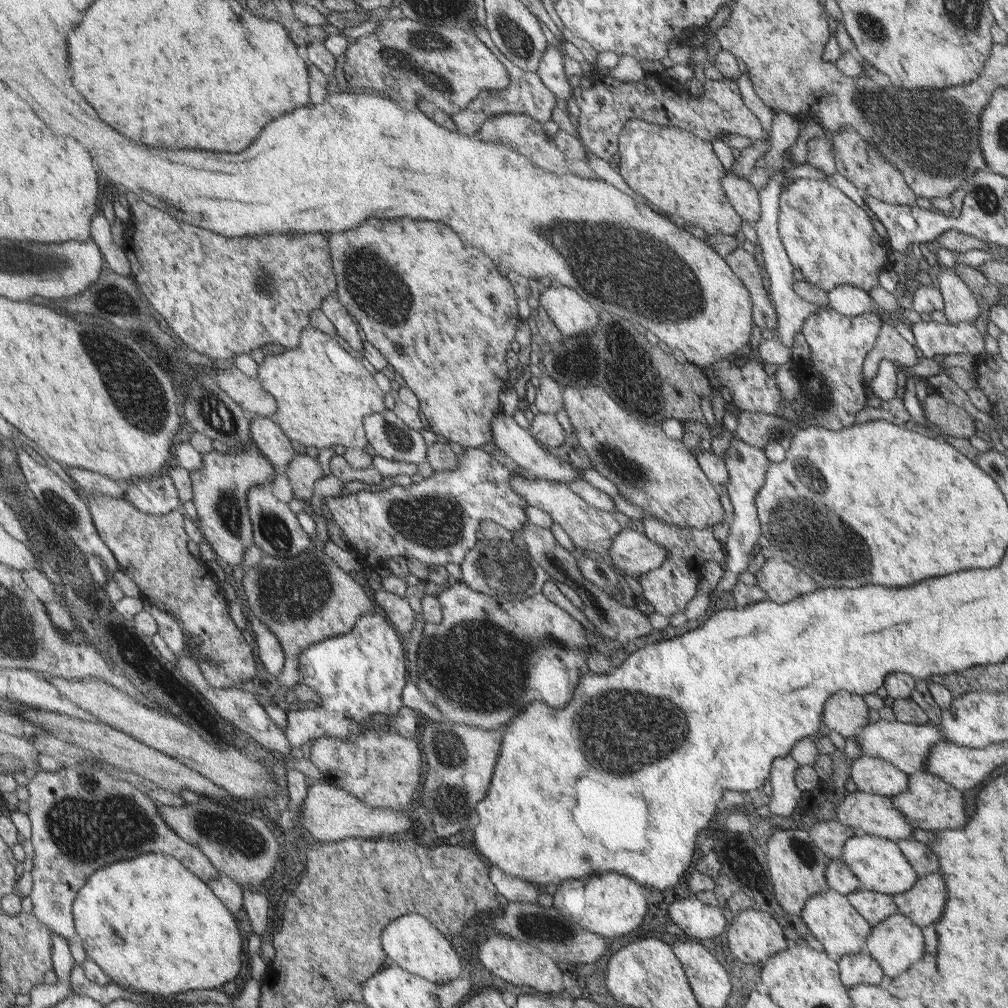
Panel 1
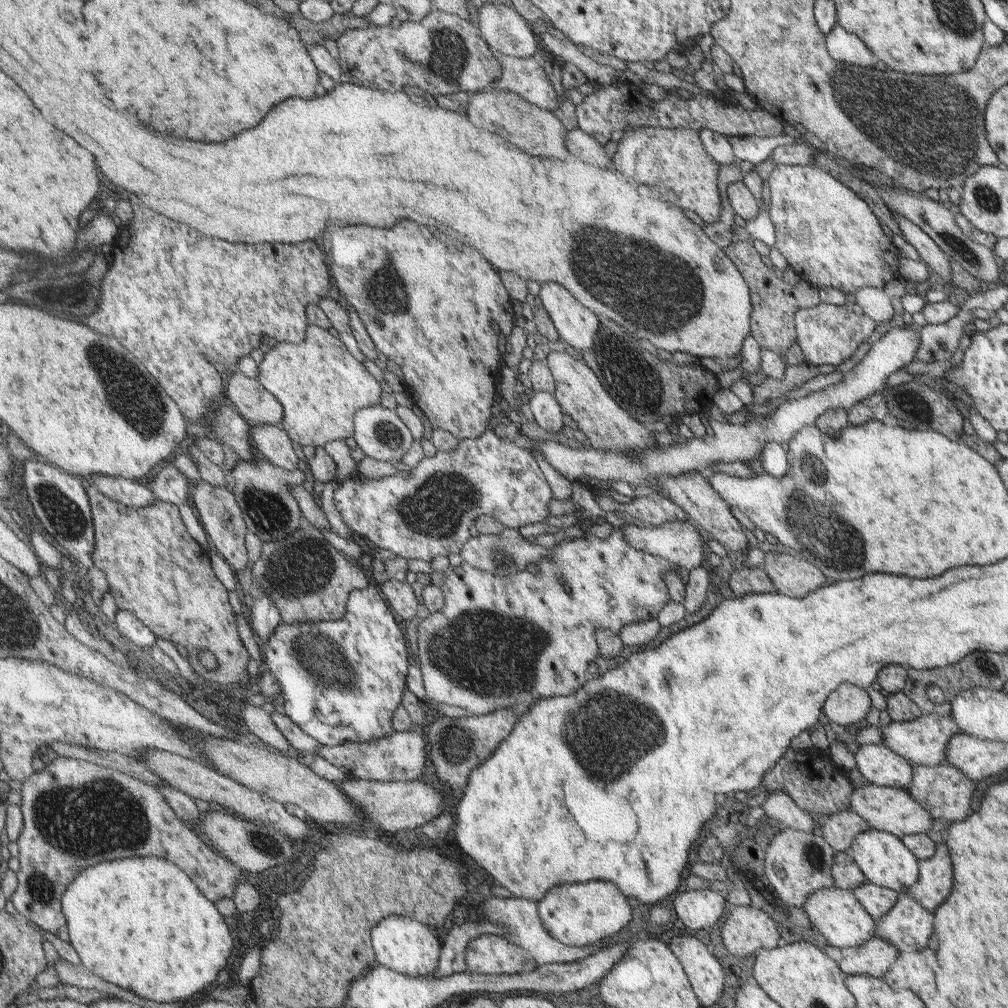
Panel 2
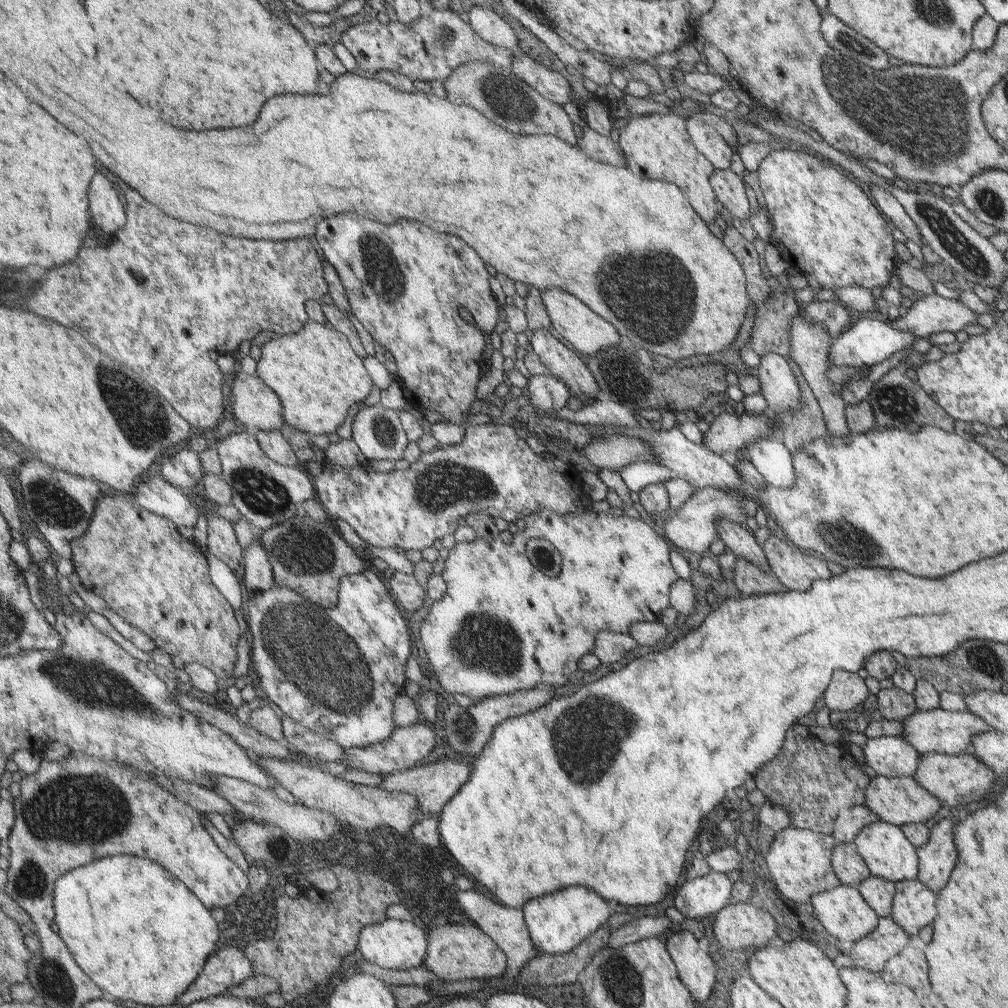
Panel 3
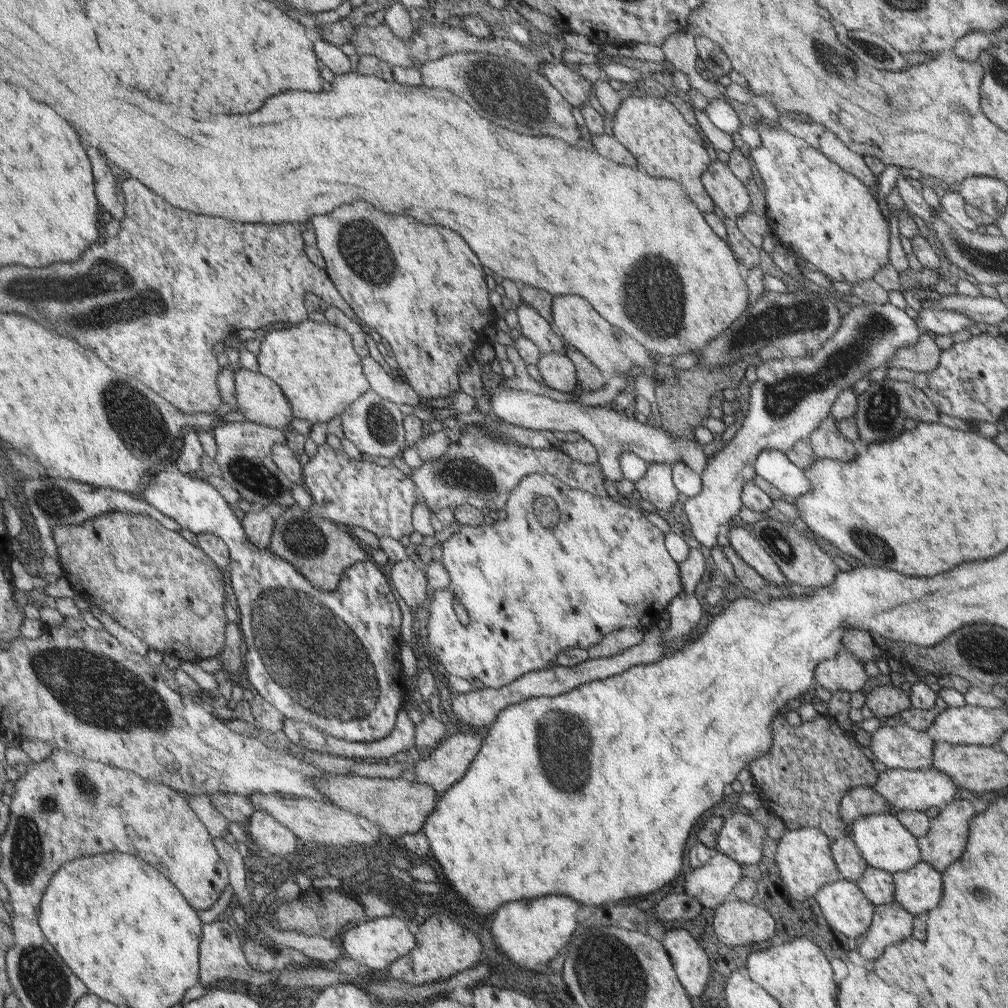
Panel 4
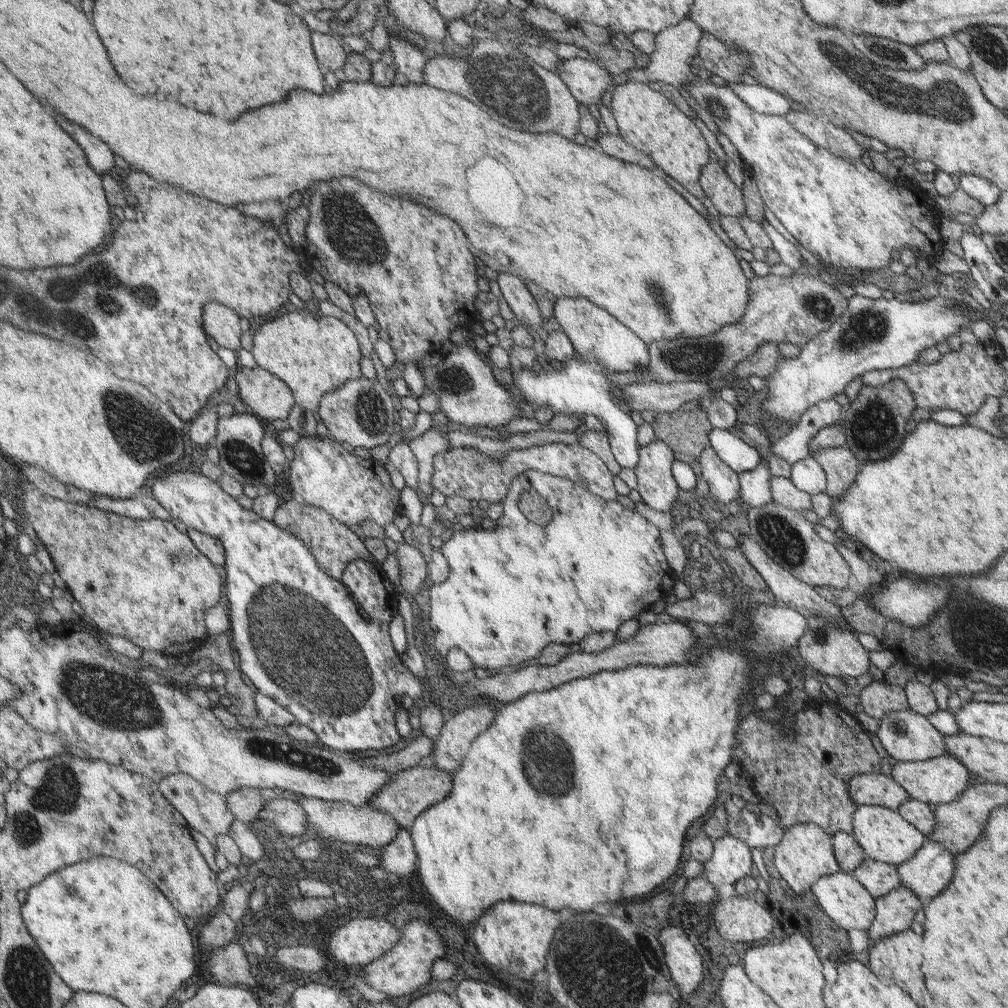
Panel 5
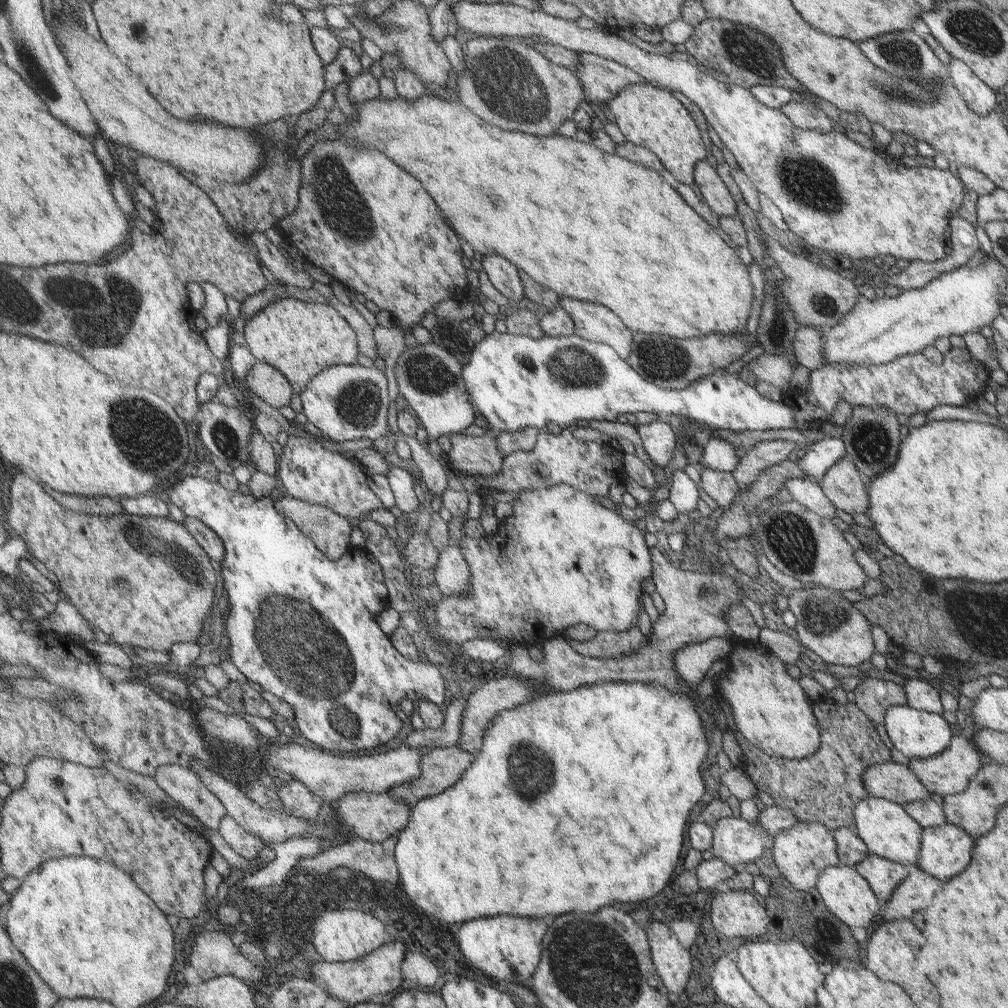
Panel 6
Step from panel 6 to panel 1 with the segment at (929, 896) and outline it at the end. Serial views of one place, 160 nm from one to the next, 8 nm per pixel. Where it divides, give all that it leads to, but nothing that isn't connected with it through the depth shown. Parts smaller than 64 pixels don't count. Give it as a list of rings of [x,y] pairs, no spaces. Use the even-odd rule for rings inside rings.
[[[865,950],[857,954],[843,955],[837,964],[841,980],[847,988],[855,987],[857,984],[877,986],[886,981],[883,970],[879,968],[879,962]]]

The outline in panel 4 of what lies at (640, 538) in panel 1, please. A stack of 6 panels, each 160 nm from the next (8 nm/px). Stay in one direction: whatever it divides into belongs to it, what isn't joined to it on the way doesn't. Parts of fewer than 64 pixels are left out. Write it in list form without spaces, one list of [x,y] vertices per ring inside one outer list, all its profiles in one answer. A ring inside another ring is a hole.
[[[864,303],[853,307],[838,326],[836,333],[815,353],[798,359],[782,357],[763,361],[755,368],[756,378],[750,384],[748,392],[748,408],[740,428],[733,437],[714,453],[707,462],[707,468],[700,476],[700,491],[694,497],[686,497],[680,501],[682,512],[689,522],[689,532],[702,547],[709,550],[716,545],[717,534],[729,528],[729,520],[741,510],[740,499],[743,485],[755,476],[754,460],[763,449],[788,451],[797,440],[807,439],[810,432],[819,426],[823,418],[830,412],[837,393],[842,388],[851,386],[872,368],[888,364],[888,358],[899,347],[915,344],[920,332],[913,320],[891,303]]]

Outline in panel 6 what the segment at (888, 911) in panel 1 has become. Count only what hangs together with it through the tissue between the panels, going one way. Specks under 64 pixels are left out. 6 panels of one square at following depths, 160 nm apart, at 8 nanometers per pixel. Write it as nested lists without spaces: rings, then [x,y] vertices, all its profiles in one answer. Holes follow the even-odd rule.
[[[869,854],[854,869],[865,879],[875,898],[884,903],[909,874],[906,866]]]

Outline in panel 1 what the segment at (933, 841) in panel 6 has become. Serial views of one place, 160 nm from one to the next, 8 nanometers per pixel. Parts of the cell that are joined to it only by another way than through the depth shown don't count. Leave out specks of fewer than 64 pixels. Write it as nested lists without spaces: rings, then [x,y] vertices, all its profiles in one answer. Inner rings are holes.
[[[893,914],[873,928],[864,949],[879,962],[886,981],[921,958],[924,939],[921,928],[903,914]]]

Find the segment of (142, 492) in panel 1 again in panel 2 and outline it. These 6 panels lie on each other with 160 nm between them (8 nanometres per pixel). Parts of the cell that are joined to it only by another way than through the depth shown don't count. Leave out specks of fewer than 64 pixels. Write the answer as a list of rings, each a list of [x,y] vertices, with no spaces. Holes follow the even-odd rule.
[[[171,460],[163,465],[161,471],[149,484],[159,501],[181,506],[181,504],[186,504],[187,500],[189,500],[189,482],[172,463]]]

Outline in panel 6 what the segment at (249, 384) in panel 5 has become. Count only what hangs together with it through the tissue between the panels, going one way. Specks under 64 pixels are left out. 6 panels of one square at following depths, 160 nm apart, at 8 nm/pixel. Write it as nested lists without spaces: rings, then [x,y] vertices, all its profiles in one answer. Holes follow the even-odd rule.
[[[266,362],[255,363],[241,383],[244,388],[276,409],[289,406],[293,400],[294,387],[290,380],[278,368]]]

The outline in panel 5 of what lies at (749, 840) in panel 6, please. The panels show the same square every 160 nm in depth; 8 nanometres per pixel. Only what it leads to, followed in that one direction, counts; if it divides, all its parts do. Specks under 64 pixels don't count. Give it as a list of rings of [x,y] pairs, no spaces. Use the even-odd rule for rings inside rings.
[[[727,834],[712,842],[712,853],[710,858],[702,864],[701,876],[707,879],[707,882],[713,887],[715,894],[718,894],[719,886],[733,884],[733,882],[749,876],[749,872],[751,872],[751,868],[749,868],[751,866],[751,852],[747,850],[747,847],[743,841]]]

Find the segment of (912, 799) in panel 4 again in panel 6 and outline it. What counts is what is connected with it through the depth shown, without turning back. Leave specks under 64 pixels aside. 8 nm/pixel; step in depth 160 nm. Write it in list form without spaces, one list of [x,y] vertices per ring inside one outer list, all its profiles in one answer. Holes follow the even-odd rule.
[[[954,732],[950,746],[945,751],[926,759],[911,759],[907,768],[921,781],[928,795],[939,794],[940,797],[944,797],[965,791],[967,783],[978,772],[982,759],[980,752],[973,748],[972,742],[959,738]]]

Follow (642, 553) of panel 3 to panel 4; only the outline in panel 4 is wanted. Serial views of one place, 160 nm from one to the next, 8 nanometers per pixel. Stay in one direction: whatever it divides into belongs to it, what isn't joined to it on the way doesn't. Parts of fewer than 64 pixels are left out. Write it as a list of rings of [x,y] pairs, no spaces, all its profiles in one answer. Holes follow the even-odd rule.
[[[535,473],[527,475],[513,488],[513,492],[506,504],[507,517],[503,520],[496,519],[491,526],[470,527],[459,525],[458,529],[451,534],[449,538],[439,544],[440,563],[447,571],[449,584],[442,590],[429,593],[429,600],[426,603],[429,616],[427,618],[425,640],[432,652],[432,657],[437,662],[445,666],[449,674],[461,674],[461,670],[473,670],[475,666],[475,678],[481,681],[484,687],[498,689],[505,687],[510,682],[517,680],[520,676],[526,675],[533,671],[542,671],[546,669],[557,656],[557,652],[565,648],[583,648],[587,650],[597,644],[602,636],[609,634],[611,630],[622,628],[634,628],[648,630],[655,626],[655,622],[661,618],[667,602],[681,593],[681,582],[679,582],[679,570],[673,558],[667,554],[663,546],[663,534],[659,528],[655,528],[645,516],[639,514],[638,508],[631,510],[631,507],[621,506],[617,502],[607,497],[593,496],[585,491],[571,489],[560,479],[551,475],[542,475]],[[535,500],[553,500],[557,505],[557,514],[559,521],[556,526],[545,528],[539,522],[535,514]],[[453,602],[459,602],[469,617],[467,624],[461,624],[453,611]]]

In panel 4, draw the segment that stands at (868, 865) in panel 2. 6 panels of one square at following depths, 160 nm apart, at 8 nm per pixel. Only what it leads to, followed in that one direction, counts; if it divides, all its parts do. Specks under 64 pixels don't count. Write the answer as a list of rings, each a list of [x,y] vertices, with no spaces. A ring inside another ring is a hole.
[[[883,812],[881,814],[860,817],[857,821],[853,822],[850,836],[852,837],[855,846],[858,848],[858,851],[861,853],[863,860],[867,865],[874,869],[879,869],[894,875],[899,871],[909,871],[920,862],[921,853],[918,849],[917,839],[912,834],[909,834],[909,832],[899,824],[897,817],[891,814],[891,812]]]

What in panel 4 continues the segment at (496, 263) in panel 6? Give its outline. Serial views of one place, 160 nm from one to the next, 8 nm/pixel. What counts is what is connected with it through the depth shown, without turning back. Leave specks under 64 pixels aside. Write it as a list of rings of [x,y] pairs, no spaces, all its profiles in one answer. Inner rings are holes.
[[[367,202],[347,204],[331,216],[315,216],[313,226],[329,276],[358,319],[390,345],[397,369],[401,370],[409,390],[423,400],[446,398],[459,392],[463,388],[467,360],[485,342],[483,328],[491,328],[497,319],[496,310],[489,302],[487,266],[475,258],[455,232],[443,226],[425,226],[407,216],[383,214]],[[522,303],[517,307],[516,315],[521,336],[530,340],[543,355],[551,353],[565,354],[565,343],[551,330],[547,320],[543,320],[539,313]]]

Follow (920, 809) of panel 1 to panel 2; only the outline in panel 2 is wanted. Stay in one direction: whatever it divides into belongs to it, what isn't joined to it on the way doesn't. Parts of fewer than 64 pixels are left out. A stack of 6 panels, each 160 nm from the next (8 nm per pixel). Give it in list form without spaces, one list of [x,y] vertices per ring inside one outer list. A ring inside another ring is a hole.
[[[943,761],[938,766],[913,767],[913,779],[906,789],[911,797],[928,810],[935,819],[943,819],[949,824],[955,824],[961,820],[967,820],[971,816],[971,804],[975,804],[975,790],[978,782],[971,782],[959,768]]]

